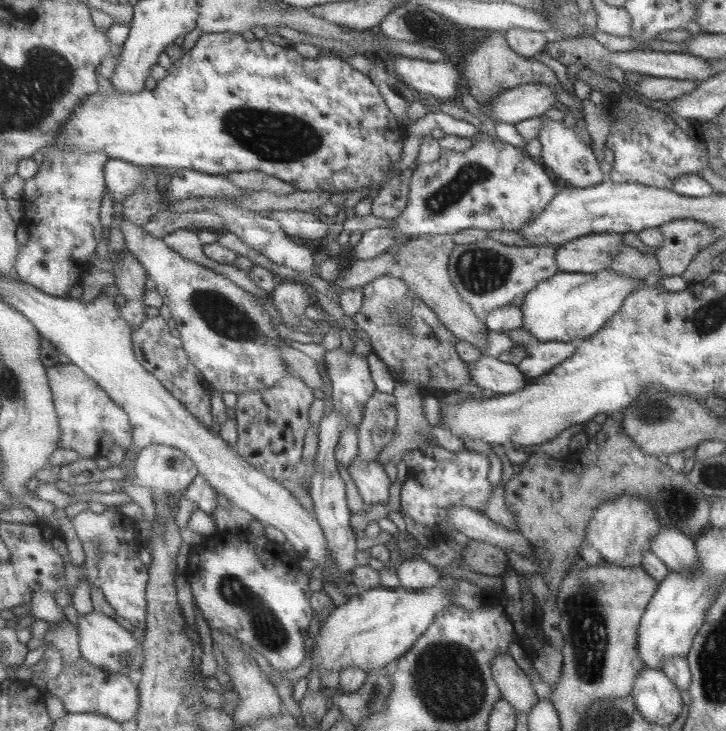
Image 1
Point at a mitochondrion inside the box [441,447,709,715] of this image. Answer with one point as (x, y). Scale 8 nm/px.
(583, 607)

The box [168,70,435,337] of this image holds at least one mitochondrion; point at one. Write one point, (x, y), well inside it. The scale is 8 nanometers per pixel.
(281, 137)

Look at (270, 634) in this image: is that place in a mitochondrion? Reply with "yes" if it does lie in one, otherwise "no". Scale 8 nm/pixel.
yes

